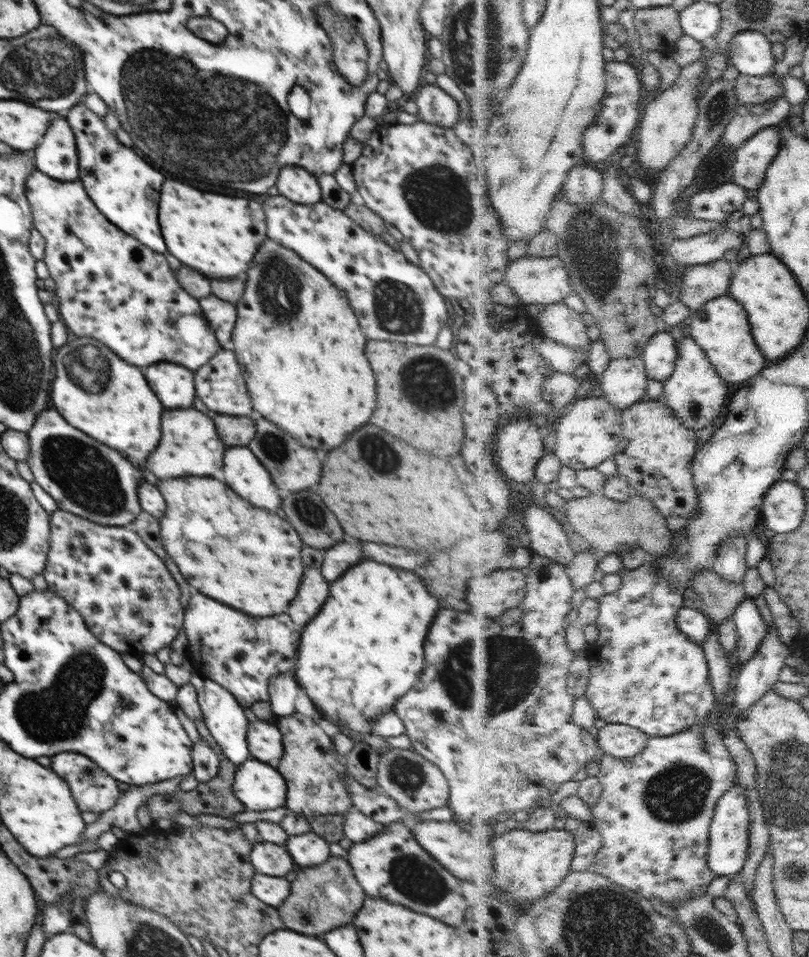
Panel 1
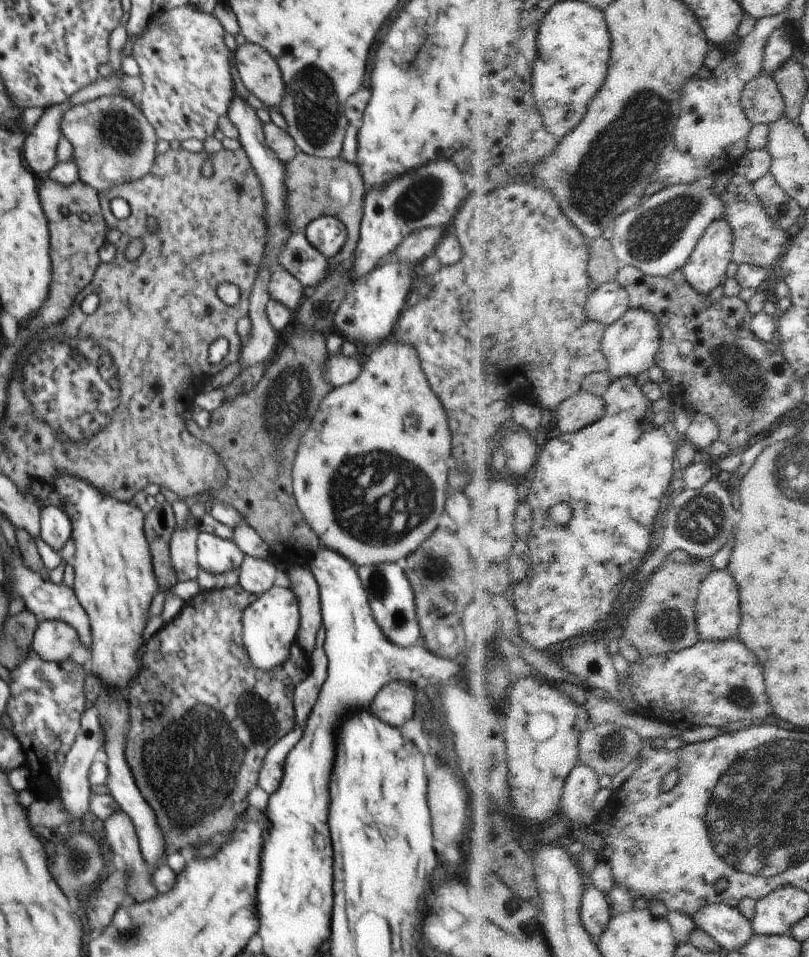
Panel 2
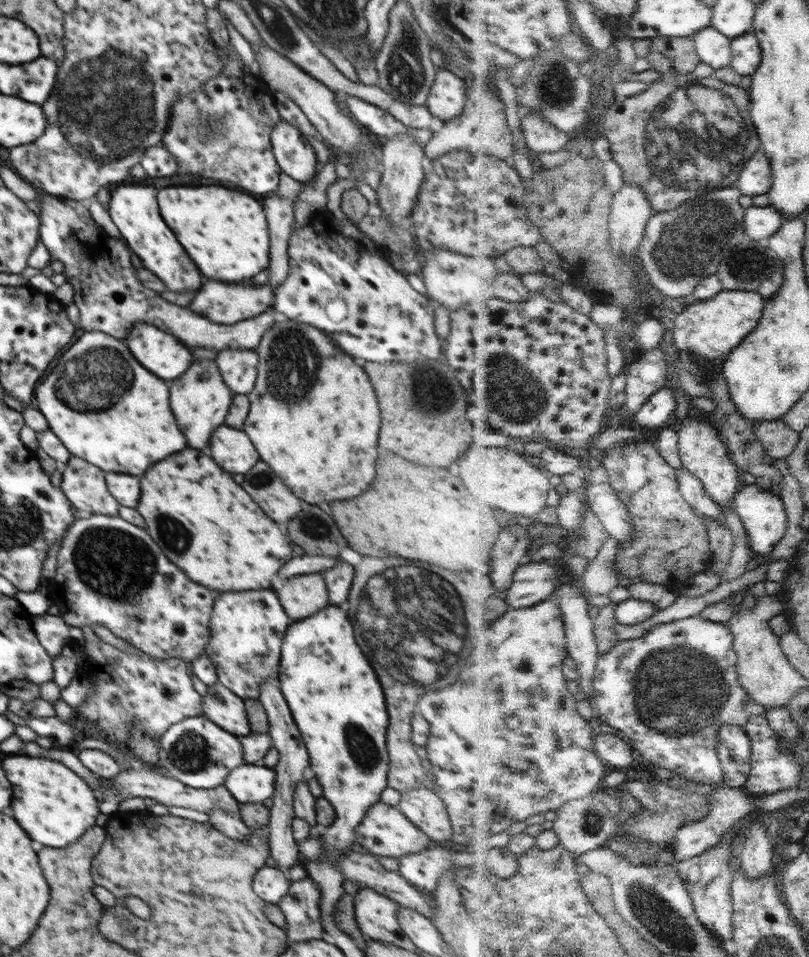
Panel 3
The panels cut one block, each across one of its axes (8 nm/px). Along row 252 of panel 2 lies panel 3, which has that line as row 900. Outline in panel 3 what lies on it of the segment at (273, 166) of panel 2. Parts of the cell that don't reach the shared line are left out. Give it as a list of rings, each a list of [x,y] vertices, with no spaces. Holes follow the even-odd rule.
[[[265,865],[253,878],[253,891],[266,903],[277,904],[287,894],[290,878],[275,866]]]

